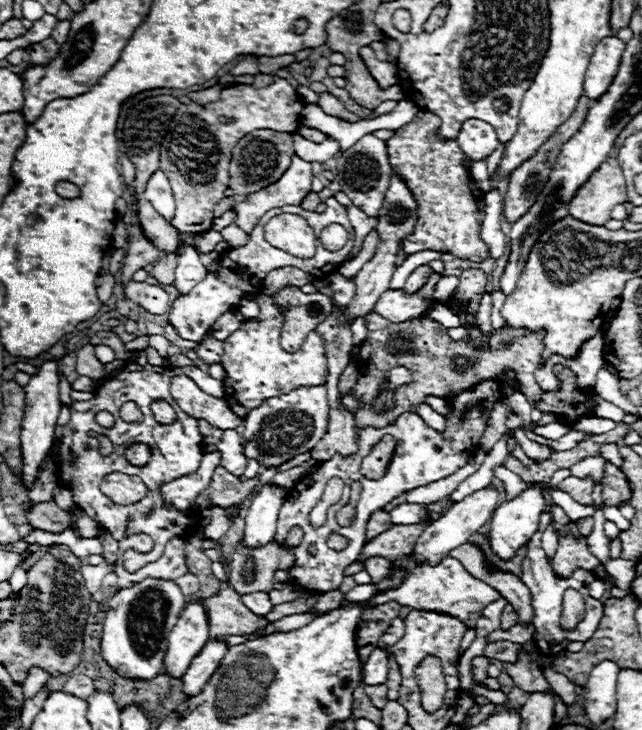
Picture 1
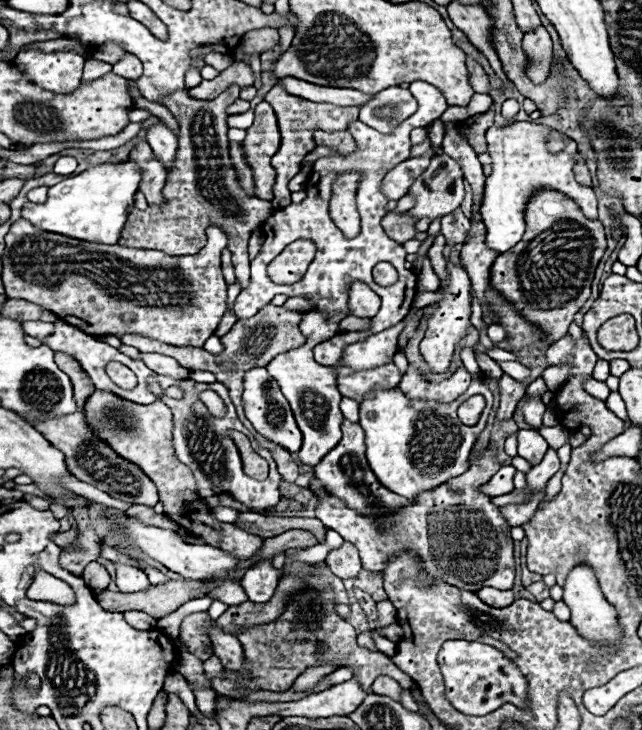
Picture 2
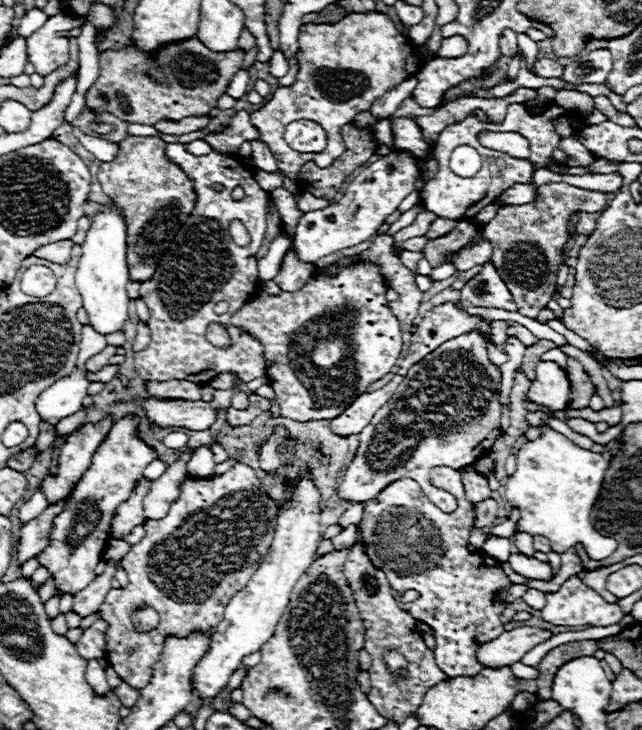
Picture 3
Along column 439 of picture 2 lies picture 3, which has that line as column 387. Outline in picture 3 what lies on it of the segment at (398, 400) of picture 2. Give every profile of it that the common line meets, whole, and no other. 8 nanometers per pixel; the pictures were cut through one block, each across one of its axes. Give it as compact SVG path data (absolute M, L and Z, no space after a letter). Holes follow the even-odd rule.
M472 330L444 342L440 348L420 360L420 364L414 364L408 370L404 384L364 428L364 432L360 434L356 456L352 458L344 476L338 482L338 498L348 502L370 502L394 480L412 478L420 484L422 492L428 496L428 500L432 500L432 504L436 504L444 512L452 512L456 508L456 498L430 482L430 468L438 464L464 468L476 462L484 454L484 450L492 448L492 444L500 436L500 382L500 366L492 364L492 360L488 358L488 338L482 332Z

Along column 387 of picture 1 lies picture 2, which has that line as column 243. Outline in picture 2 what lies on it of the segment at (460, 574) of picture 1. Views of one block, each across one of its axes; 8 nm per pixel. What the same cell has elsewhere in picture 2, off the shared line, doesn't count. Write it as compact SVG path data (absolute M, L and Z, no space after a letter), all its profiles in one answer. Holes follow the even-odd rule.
M224 582L218 588L214 588L210 592L210 596L214 596L216 600L226 602L229 606L238 605L248 600L248 596L246 596L246 592L244 592L240 582Z

